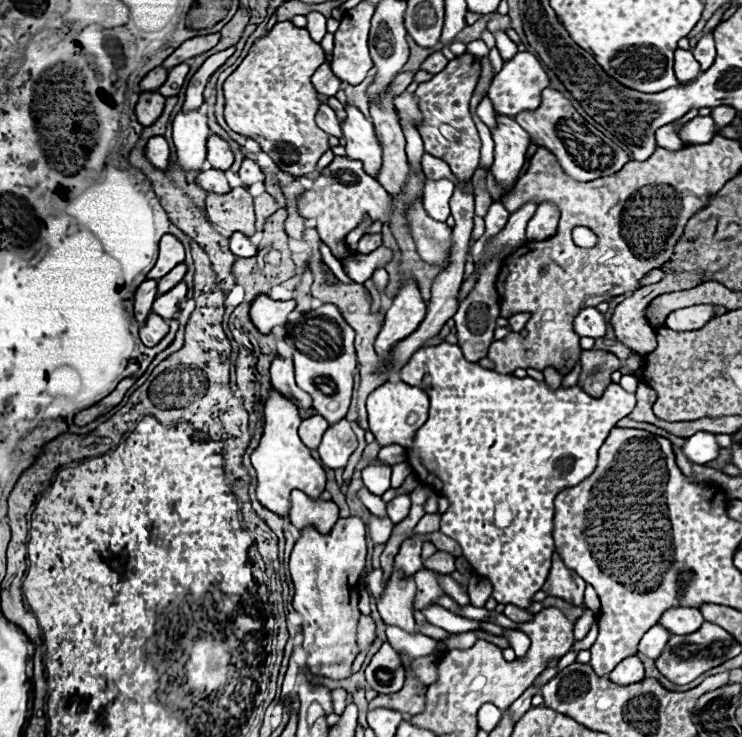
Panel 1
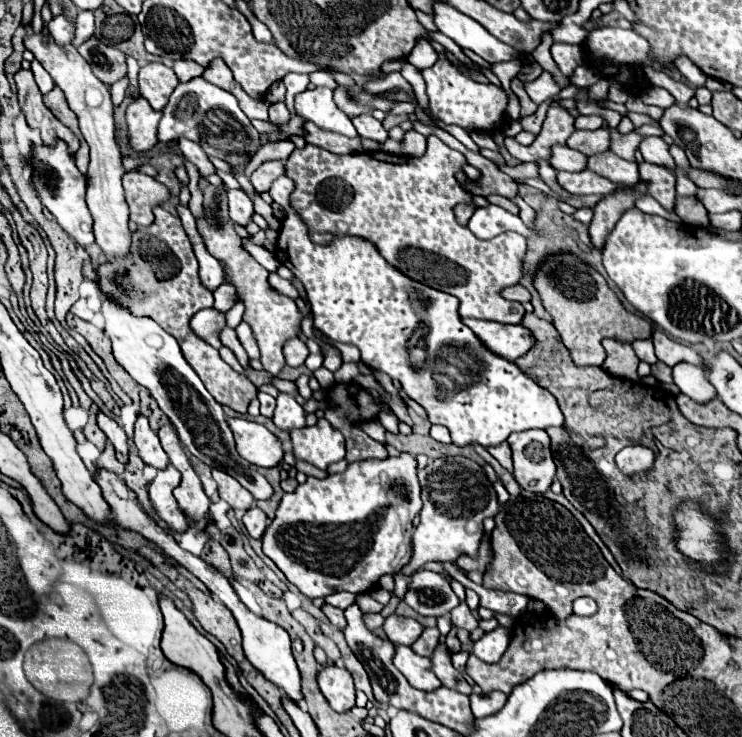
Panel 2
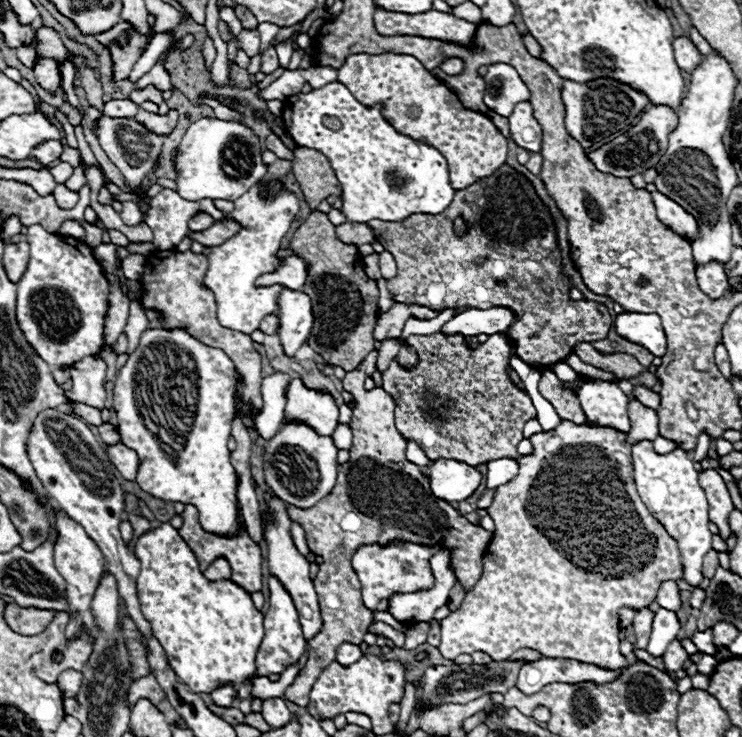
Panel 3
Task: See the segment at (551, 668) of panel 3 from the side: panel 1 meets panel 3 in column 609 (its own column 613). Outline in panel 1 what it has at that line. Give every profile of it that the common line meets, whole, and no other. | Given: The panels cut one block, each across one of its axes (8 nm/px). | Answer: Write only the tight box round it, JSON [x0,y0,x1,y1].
[610,656,644,686]

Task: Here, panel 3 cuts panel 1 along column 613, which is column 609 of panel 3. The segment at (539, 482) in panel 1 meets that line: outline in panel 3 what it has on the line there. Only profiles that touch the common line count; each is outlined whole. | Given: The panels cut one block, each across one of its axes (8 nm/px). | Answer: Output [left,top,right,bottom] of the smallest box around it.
[562,374,630,432]

